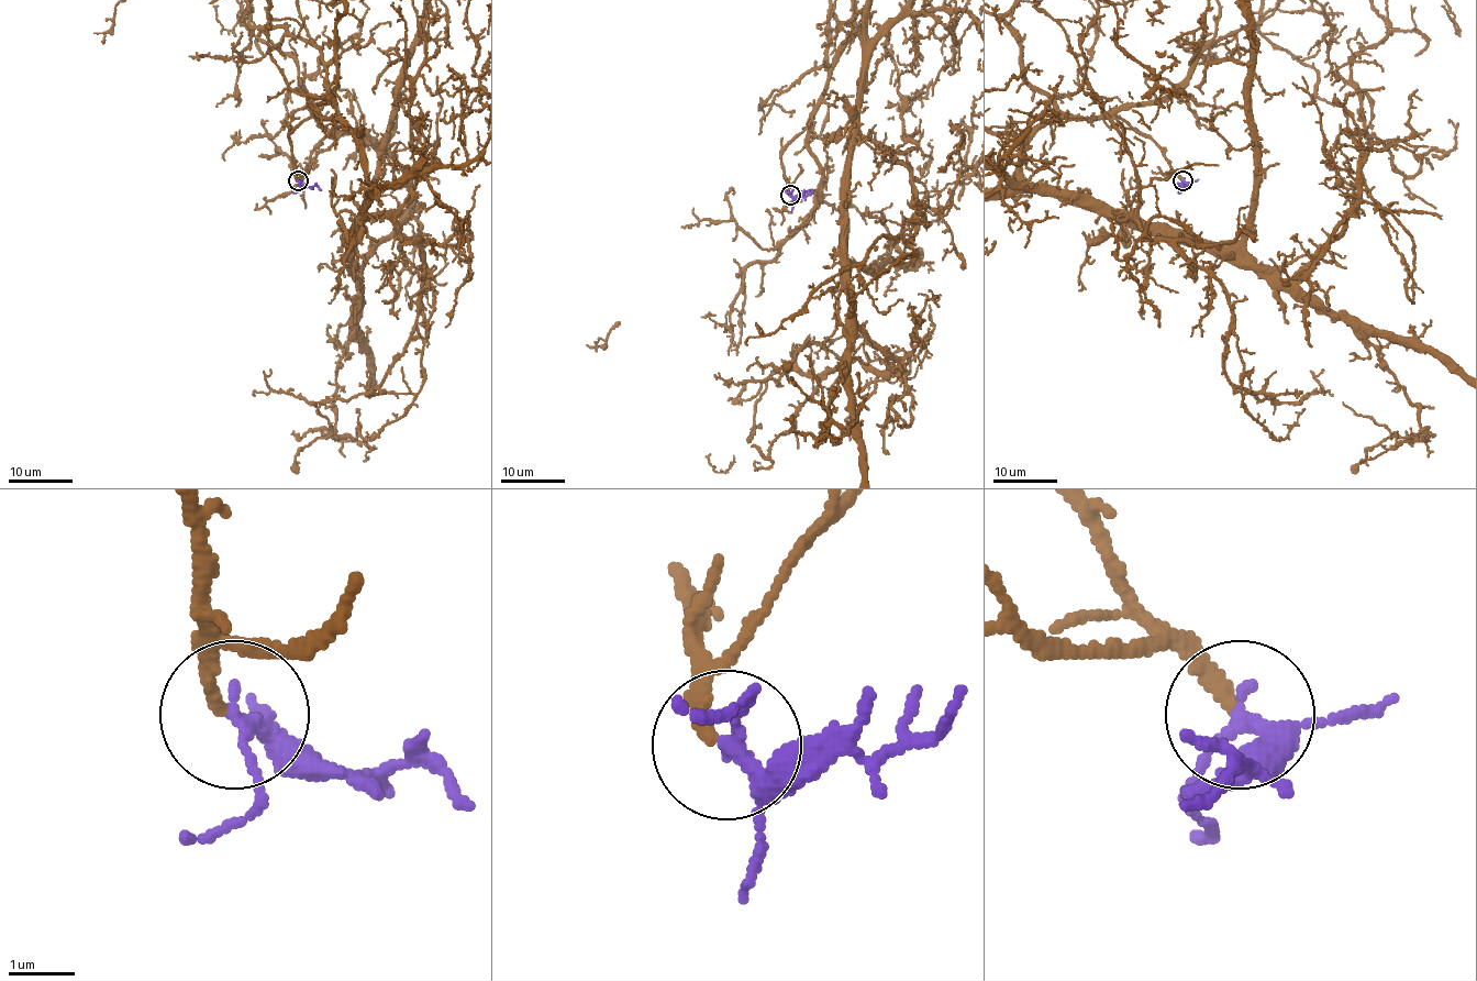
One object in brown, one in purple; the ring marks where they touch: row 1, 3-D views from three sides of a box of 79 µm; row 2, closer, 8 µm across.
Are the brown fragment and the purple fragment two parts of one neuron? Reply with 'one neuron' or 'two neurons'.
one neuron

